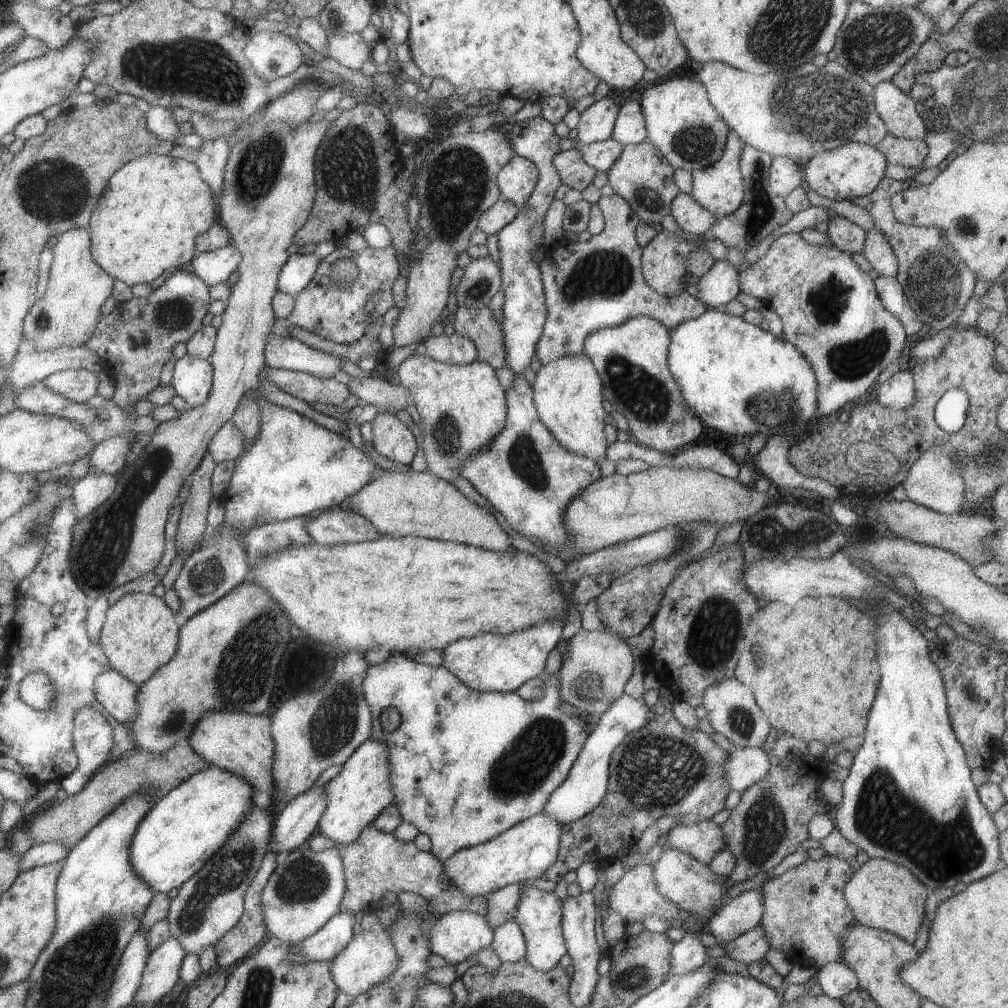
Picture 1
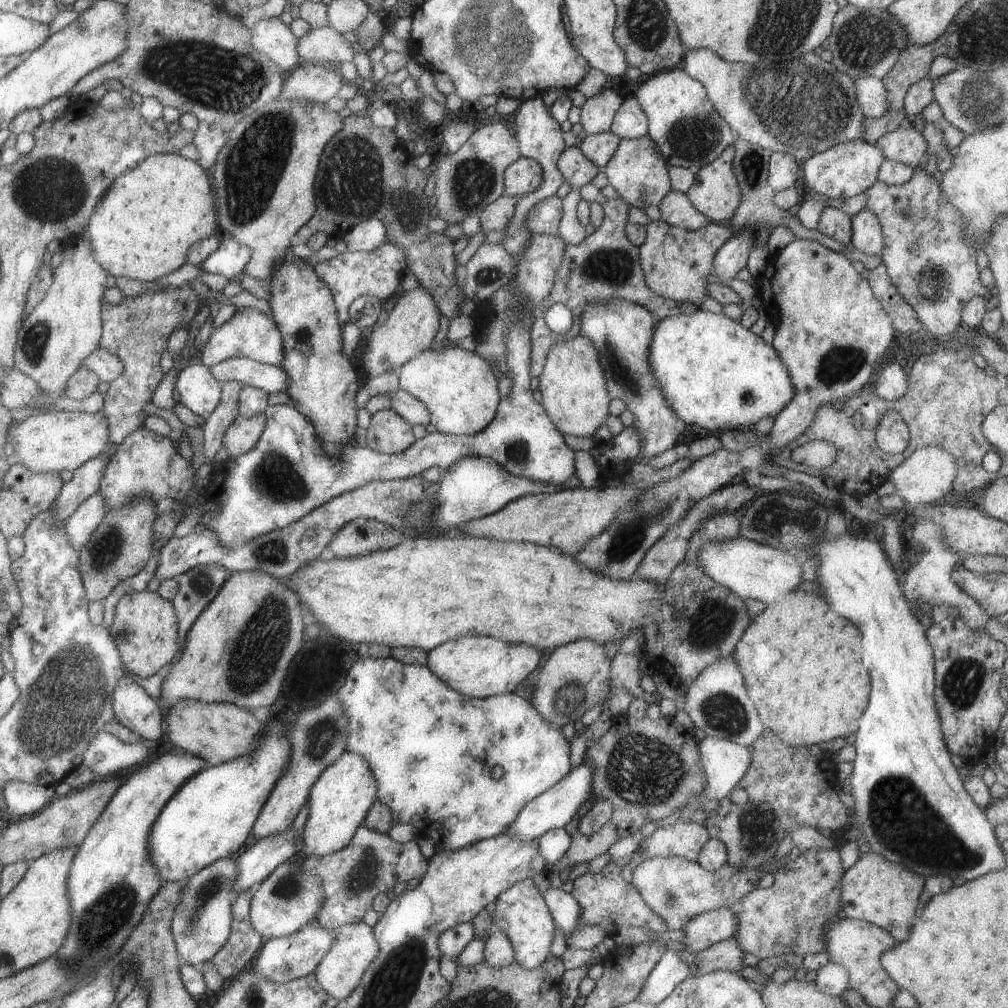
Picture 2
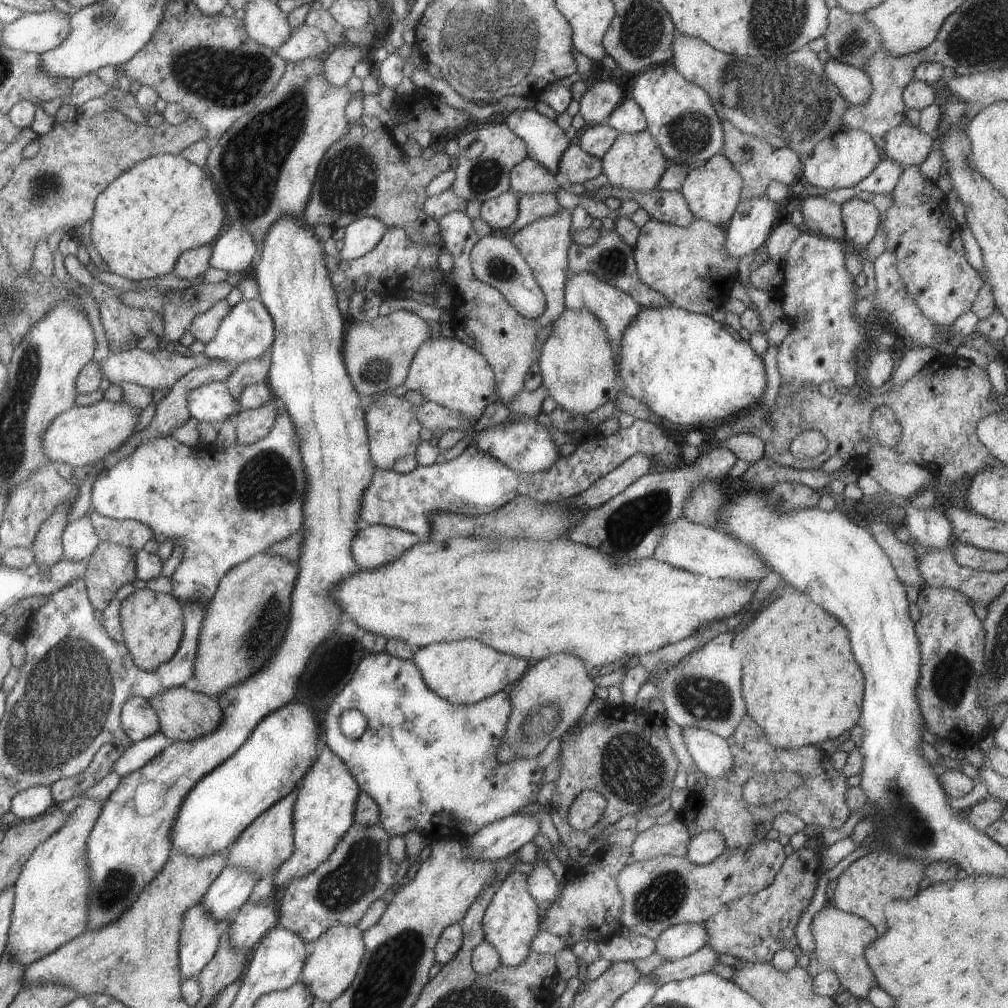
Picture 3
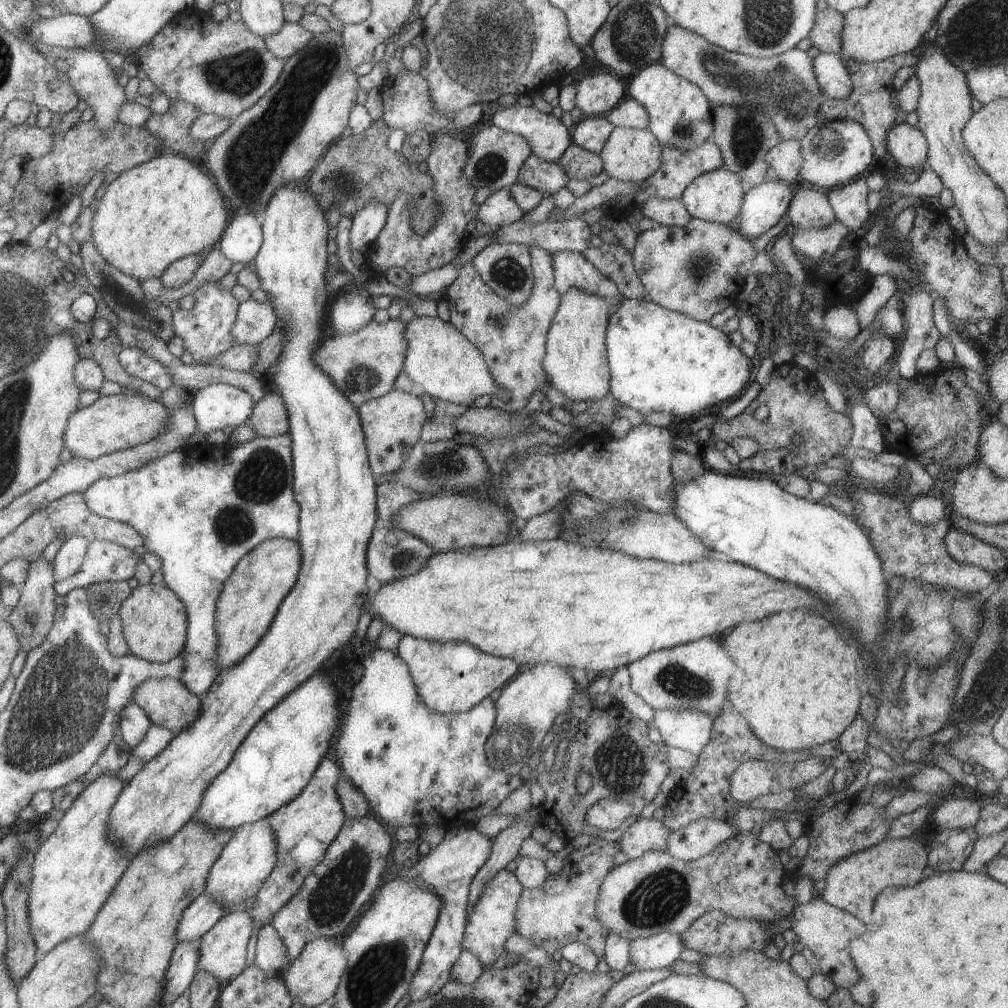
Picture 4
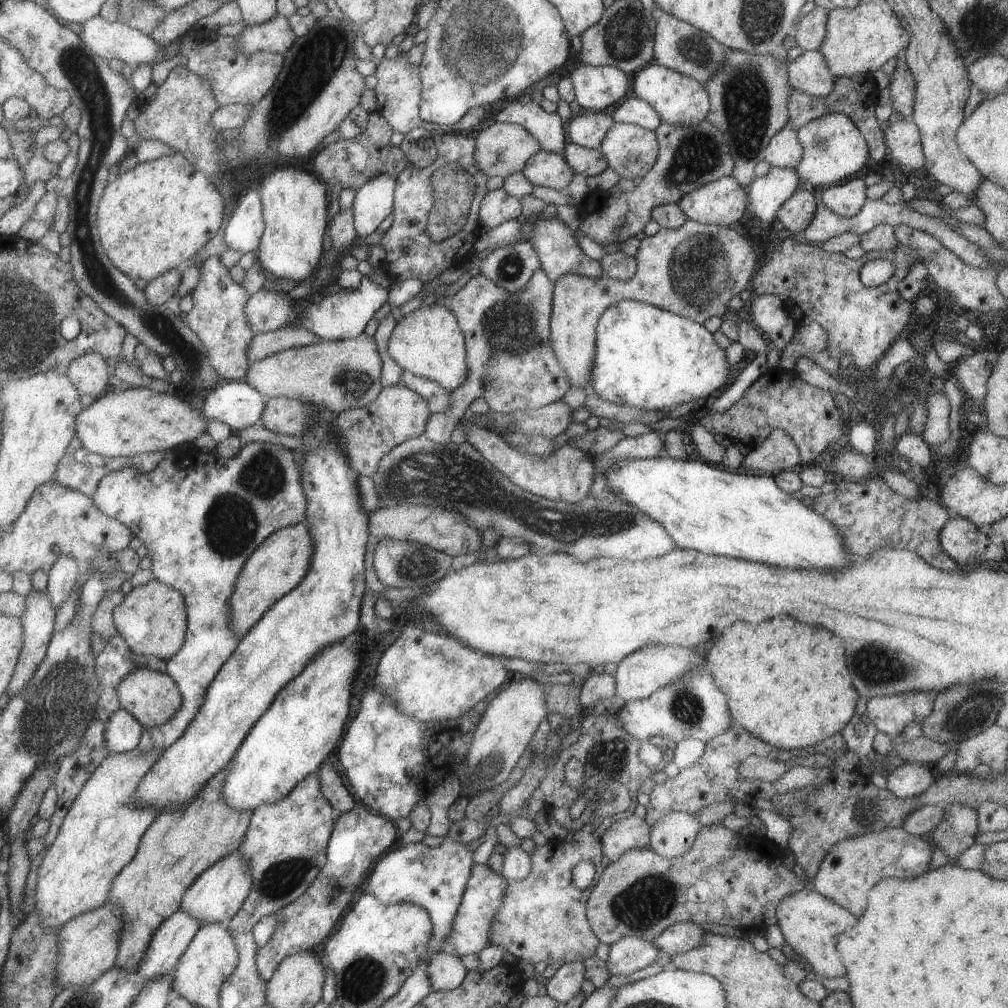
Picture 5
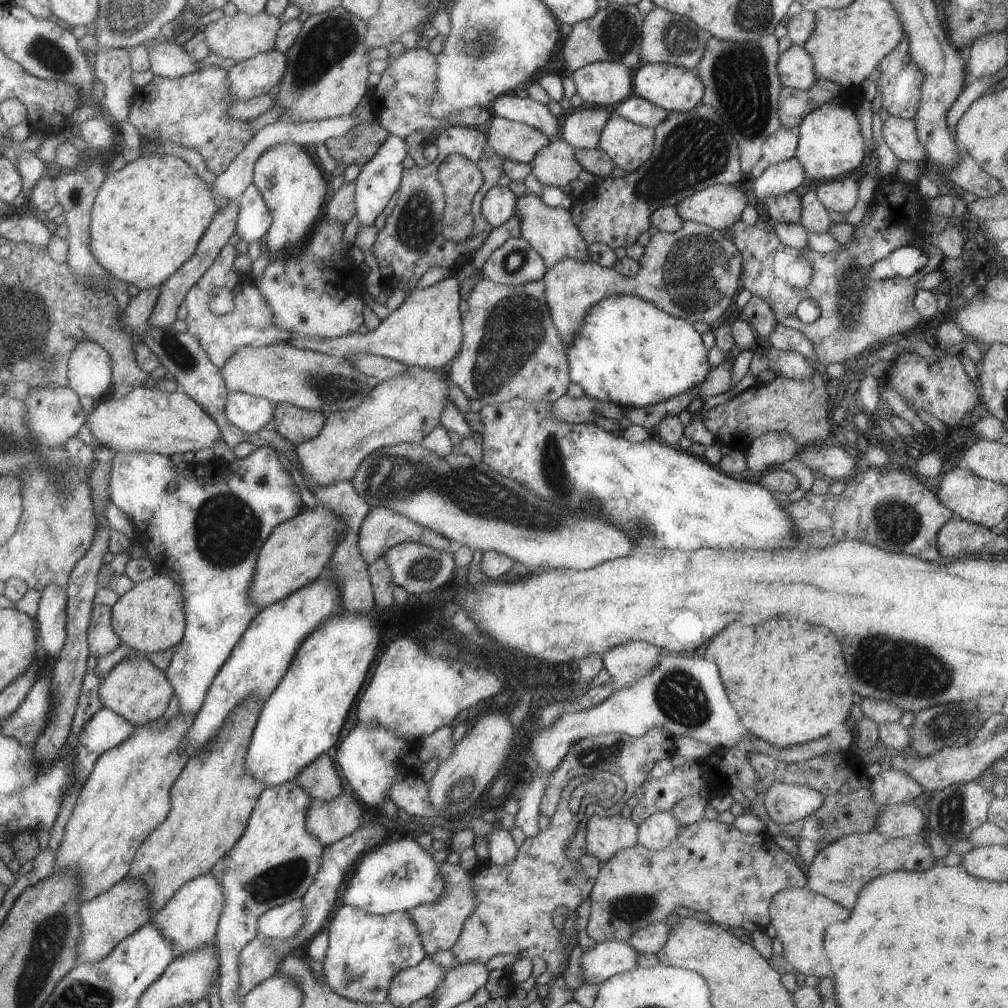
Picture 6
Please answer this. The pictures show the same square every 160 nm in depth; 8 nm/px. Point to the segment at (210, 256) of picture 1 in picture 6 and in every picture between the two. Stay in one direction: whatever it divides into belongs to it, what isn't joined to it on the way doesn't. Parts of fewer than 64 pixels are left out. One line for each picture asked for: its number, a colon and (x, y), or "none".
2: (229, 260)
3: (234, 251)
4: (242, 238)
5: (243, 230)
6: (253, 218)

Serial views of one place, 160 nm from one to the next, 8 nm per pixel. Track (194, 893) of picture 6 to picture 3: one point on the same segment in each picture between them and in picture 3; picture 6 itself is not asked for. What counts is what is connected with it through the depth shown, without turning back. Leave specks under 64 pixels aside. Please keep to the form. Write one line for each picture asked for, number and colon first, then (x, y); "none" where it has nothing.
3: (267, 842)
4: (246, 860)
5: (216, 894)

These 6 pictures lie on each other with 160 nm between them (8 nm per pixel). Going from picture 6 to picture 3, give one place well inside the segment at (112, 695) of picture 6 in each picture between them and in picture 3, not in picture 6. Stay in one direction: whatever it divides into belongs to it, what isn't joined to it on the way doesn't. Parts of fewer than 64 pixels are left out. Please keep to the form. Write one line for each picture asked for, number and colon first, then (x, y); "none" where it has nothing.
3: (183, 714)
4: (168, 704)
5: (151, 697)

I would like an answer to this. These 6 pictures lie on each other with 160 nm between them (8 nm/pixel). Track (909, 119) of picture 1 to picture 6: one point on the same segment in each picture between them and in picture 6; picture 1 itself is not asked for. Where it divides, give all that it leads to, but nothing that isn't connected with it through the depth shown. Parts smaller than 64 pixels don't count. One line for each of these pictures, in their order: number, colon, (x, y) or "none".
2: (871, 95)
3: (854, 85)
4: (830, 70)
5: (808, 73)
6: (794, 69)

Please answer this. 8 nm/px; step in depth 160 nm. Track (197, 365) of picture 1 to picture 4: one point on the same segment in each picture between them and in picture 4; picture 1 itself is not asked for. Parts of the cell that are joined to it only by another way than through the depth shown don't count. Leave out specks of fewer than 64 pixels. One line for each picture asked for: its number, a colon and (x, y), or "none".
2: (199, 392)
3: (212, 403)
4: (218, 405)

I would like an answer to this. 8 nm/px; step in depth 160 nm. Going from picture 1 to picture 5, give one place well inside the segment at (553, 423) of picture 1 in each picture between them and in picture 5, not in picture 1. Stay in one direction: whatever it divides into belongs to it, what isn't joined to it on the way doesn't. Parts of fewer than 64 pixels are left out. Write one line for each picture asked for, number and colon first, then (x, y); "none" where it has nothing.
2: (573, 394)
3: (576, 363)
4: (575, 362)
5: (692, 271)

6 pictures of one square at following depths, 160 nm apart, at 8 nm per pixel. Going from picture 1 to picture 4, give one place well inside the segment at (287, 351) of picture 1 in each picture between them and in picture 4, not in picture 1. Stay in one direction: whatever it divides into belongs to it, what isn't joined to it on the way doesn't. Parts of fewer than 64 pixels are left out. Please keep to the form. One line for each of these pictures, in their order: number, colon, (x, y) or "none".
2: (250, 334)
3: (247, 331)
4: (254, 321)

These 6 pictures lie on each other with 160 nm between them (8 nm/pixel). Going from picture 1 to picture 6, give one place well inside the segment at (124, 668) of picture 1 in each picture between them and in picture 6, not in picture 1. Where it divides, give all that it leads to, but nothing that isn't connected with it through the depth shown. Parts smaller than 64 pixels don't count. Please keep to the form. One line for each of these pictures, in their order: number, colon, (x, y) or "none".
2: (145, 628)
3: (152, 624)
4: (153, 619)
5: (151, 619)
6: (149, 617)

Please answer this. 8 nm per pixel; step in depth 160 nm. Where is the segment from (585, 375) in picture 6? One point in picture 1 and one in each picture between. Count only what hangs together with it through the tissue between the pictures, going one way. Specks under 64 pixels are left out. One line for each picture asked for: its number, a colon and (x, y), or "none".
1: (738, 379)
2: (715, 374)
3: (686, 368)
4: (659, 360)
5: (645, 357)

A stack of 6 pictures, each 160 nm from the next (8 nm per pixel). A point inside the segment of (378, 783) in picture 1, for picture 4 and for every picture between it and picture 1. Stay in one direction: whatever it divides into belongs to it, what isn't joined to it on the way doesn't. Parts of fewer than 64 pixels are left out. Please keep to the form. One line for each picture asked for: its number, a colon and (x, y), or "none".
2: (339, 799)
3: (323, 811)
4: (304, 828)

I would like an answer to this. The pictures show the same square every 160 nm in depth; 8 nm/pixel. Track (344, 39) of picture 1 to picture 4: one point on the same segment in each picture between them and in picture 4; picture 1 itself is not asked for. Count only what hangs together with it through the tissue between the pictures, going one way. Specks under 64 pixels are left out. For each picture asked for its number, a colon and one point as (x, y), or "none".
2: (323, 45)
3: (304, 42)
4: (291, 37)

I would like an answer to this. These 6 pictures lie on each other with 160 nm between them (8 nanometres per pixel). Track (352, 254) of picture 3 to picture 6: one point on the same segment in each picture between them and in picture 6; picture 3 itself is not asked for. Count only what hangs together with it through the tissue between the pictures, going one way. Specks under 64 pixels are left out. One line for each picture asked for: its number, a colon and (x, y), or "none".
4: (369, 221)
5: (373, 200)
6: (379, 177)

